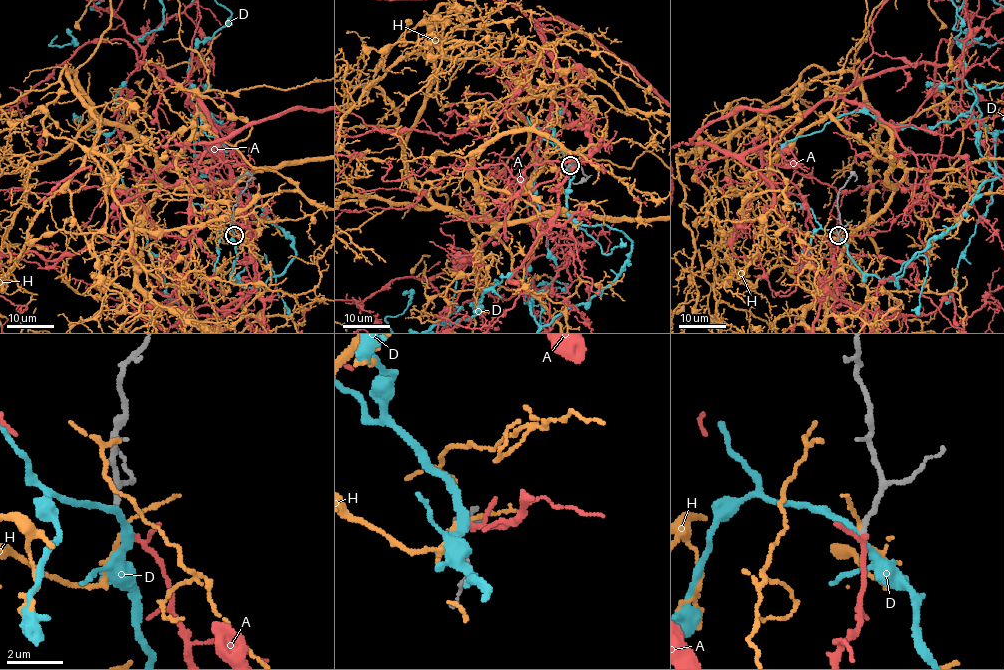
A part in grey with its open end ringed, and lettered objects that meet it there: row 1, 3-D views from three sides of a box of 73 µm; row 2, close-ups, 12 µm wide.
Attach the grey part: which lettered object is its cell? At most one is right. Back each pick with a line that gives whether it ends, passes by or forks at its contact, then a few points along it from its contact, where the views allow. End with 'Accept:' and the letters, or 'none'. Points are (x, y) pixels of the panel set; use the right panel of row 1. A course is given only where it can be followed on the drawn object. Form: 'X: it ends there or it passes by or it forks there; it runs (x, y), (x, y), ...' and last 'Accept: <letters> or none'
A: it passes by
Accept: A

